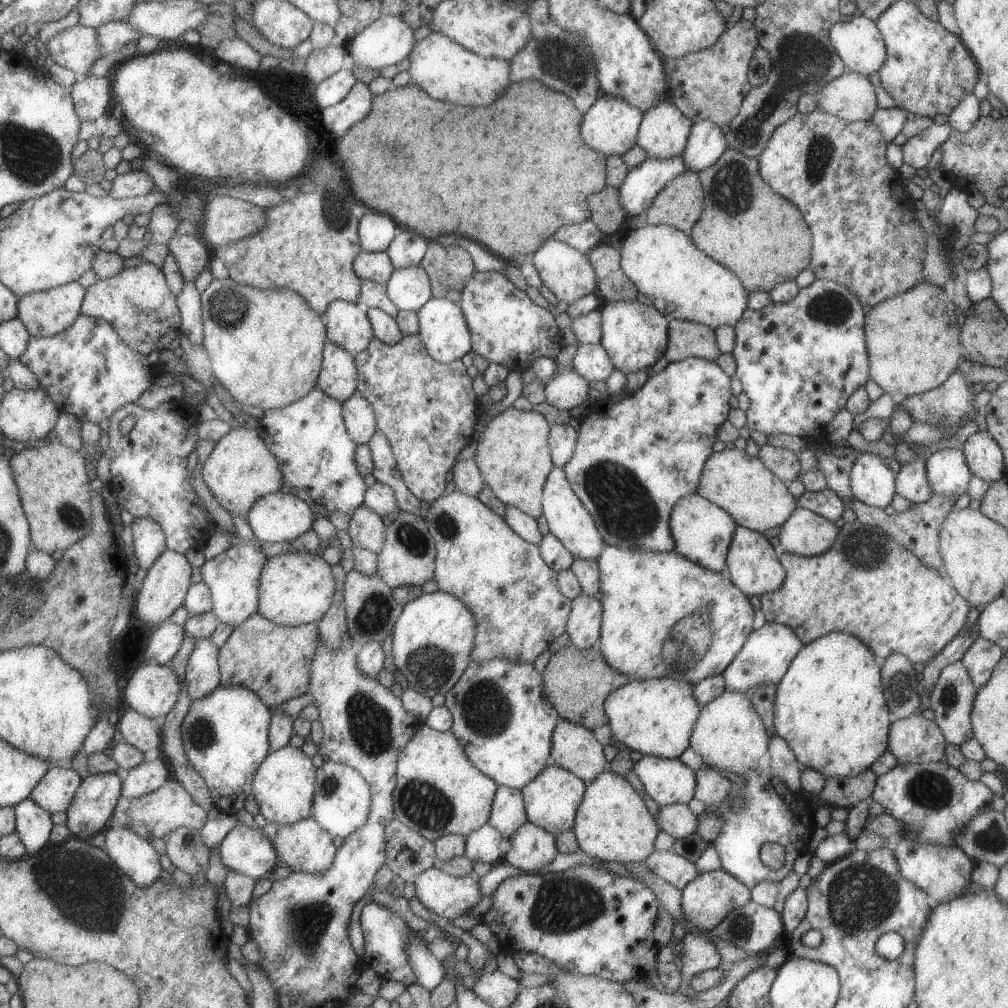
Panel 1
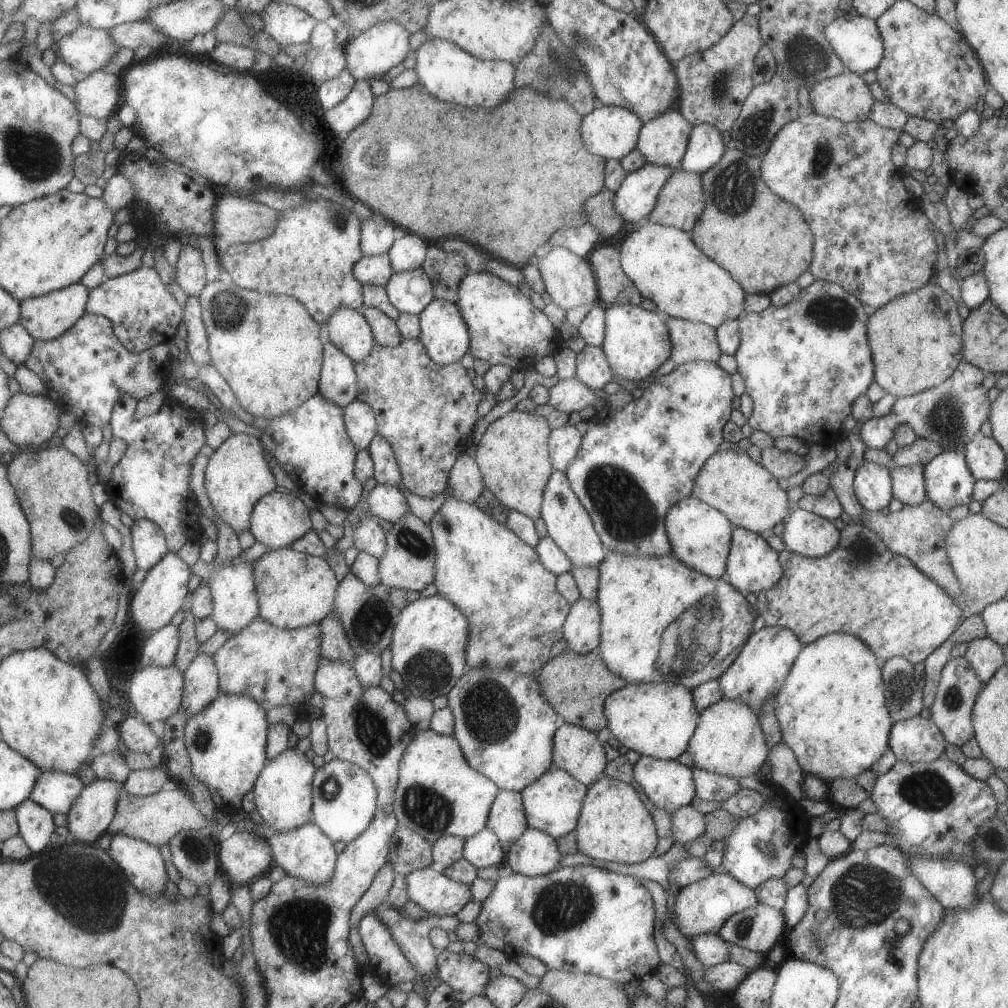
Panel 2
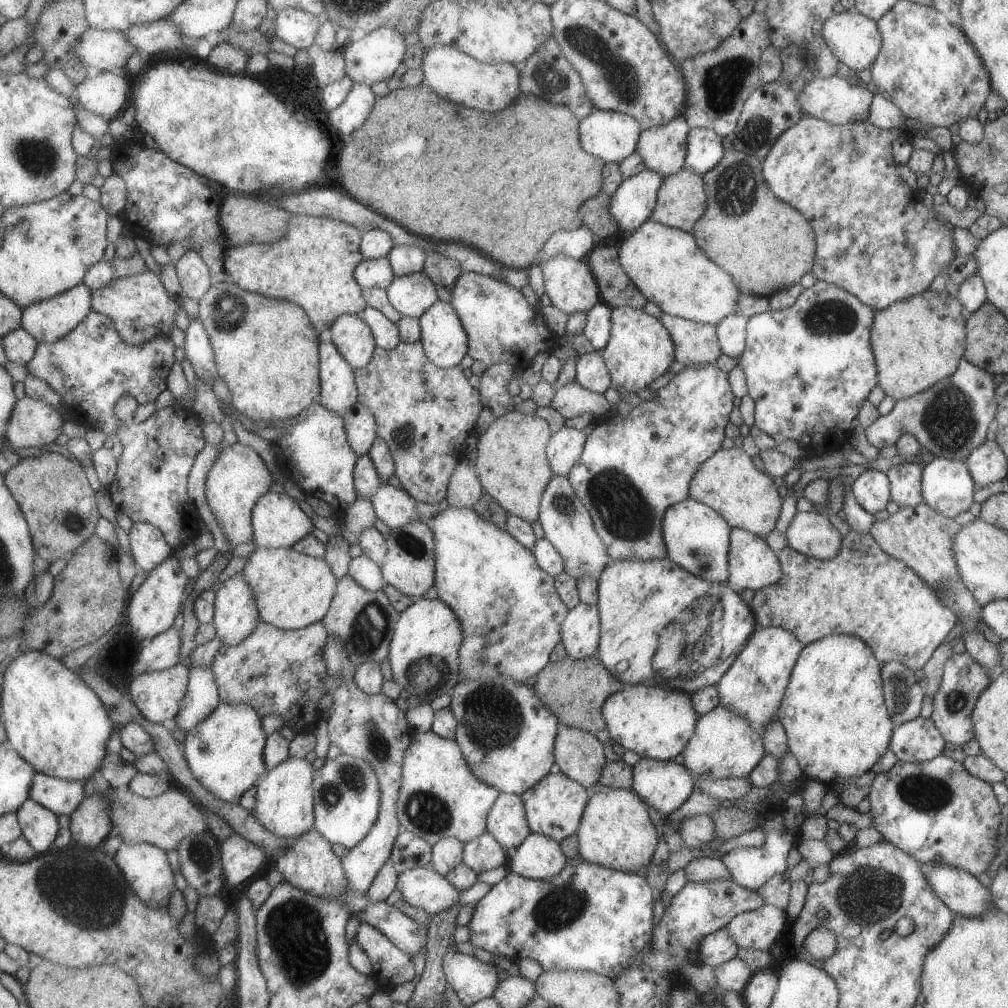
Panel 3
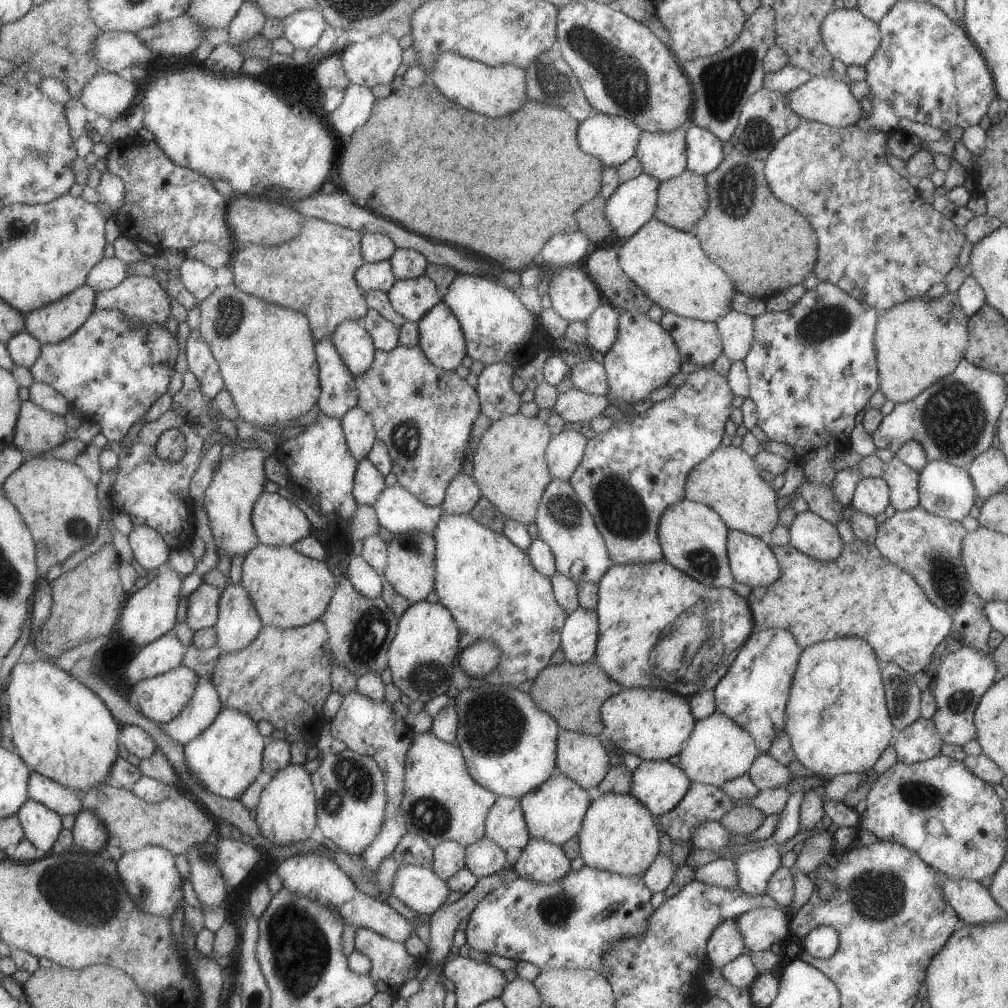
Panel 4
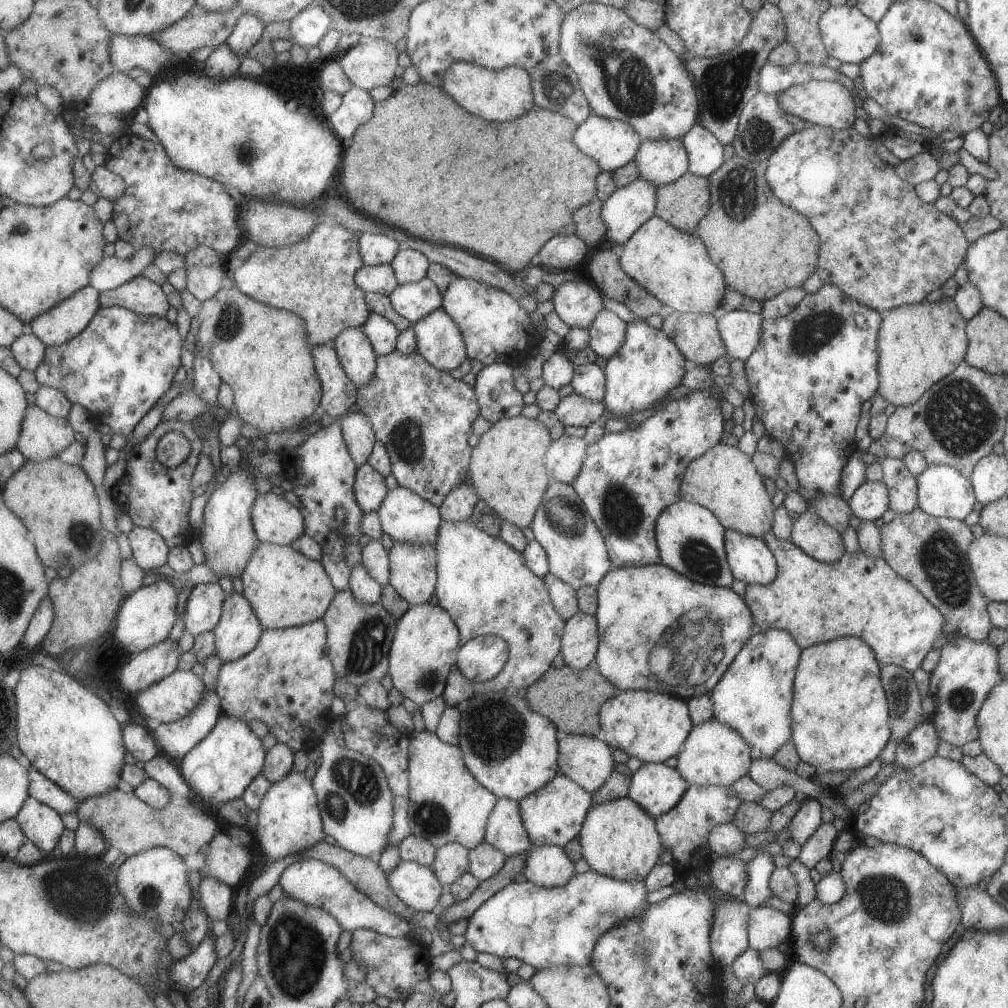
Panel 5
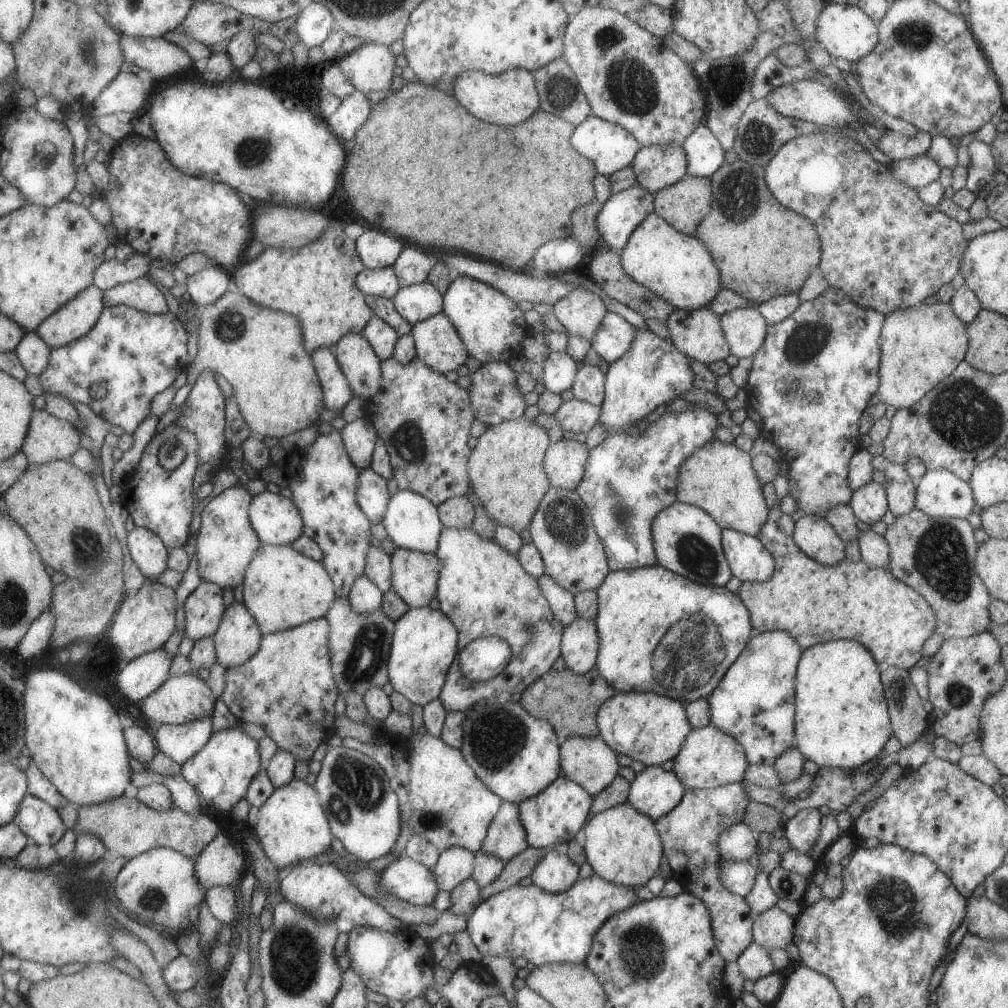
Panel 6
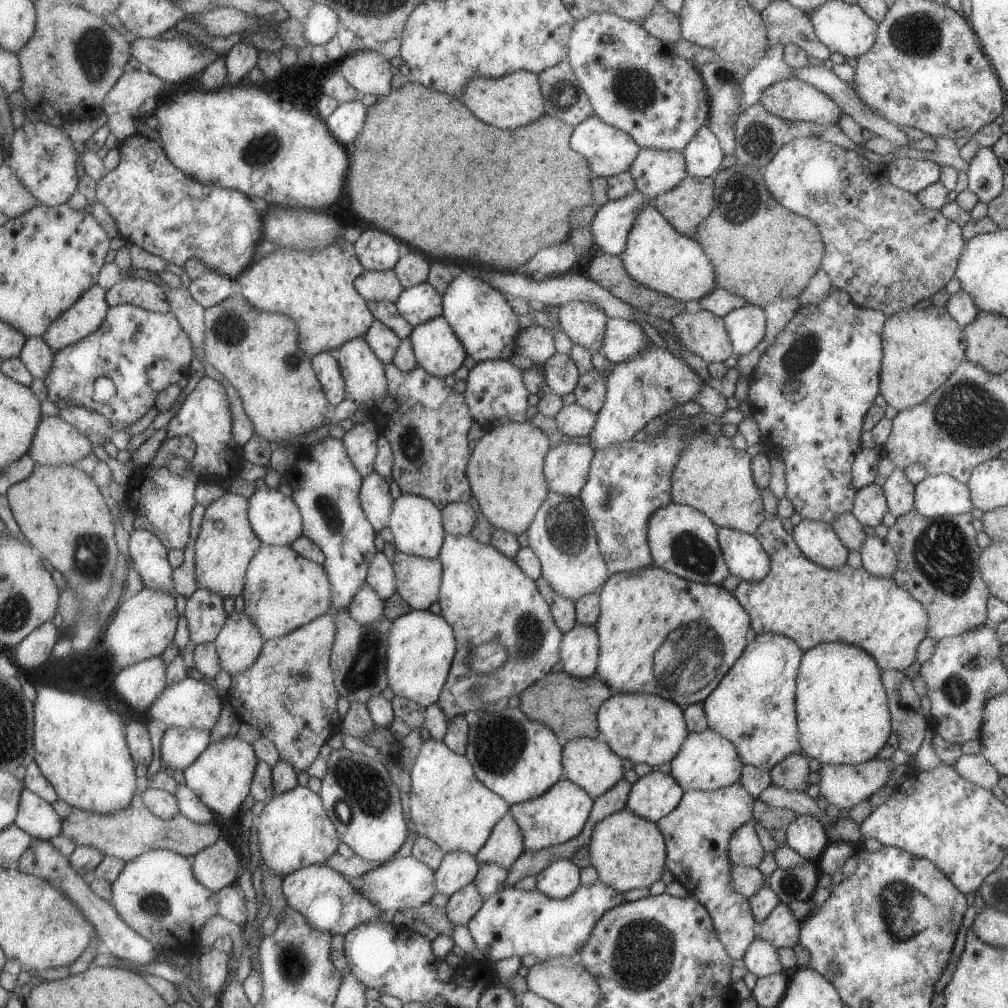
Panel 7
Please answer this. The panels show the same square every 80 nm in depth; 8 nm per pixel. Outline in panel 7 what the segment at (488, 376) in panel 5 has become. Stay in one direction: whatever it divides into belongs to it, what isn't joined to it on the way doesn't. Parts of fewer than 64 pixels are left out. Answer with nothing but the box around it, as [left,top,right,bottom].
[462,359,527,430]

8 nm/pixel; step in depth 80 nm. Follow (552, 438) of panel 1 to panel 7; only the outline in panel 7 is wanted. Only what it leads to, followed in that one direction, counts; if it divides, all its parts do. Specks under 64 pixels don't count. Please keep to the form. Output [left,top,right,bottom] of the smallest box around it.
[543,443,594,497]

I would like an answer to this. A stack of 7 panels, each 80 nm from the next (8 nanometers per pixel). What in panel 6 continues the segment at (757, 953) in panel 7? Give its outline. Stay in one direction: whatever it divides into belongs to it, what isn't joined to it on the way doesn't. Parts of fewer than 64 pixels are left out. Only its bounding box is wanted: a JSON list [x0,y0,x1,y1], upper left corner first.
[736,942,776,982]

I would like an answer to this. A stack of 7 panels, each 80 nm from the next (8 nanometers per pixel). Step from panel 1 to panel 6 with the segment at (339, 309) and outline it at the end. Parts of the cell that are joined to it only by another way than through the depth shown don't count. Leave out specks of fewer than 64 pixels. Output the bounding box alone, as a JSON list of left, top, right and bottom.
[331,332,380,399]

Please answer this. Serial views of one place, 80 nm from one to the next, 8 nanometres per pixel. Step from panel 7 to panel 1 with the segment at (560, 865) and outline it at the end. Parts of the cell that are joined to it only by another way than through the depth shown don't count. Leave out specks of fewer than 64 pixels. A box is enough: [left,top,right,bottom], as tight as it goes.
[502,821,558,872]

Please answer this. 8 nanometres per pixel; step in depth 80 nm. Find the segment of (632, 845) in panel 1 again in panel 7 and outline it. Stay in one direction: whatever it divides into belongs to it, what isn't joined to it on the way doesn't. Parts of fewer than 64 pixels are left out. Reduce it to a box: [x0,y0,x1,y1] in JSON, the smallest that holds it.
[587,809,666,892]

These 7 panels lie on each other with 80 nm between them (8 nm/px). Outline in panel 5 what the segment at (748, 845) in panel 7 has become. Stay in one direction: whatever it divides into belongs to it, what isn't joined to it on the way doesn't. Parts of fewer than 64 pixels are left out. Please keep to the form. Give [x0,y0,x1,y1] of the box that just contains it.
[708,823,745,857]

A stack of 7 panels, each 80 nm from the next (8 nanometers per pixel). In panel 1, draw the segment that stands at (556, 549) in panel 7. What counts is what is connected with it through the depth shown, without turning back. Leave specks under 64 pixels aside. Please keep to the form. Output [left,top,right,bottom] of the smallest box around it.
[542,466,604,560]

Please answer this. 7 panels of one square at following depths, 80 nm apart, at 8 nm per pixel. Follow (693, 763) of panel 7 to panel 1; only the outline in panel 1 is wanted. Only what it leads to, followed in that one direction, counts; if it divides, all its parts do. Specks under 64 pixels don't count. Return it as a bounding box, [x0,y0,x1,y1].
[689,688,769,776]

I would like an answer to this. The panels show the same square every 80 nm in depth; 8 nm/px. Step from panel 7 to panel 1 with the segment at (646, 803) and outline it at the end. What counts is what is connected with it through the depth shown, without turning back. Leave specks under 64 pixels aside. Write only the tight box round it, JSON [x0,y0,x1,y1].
[633,755,696,806]

